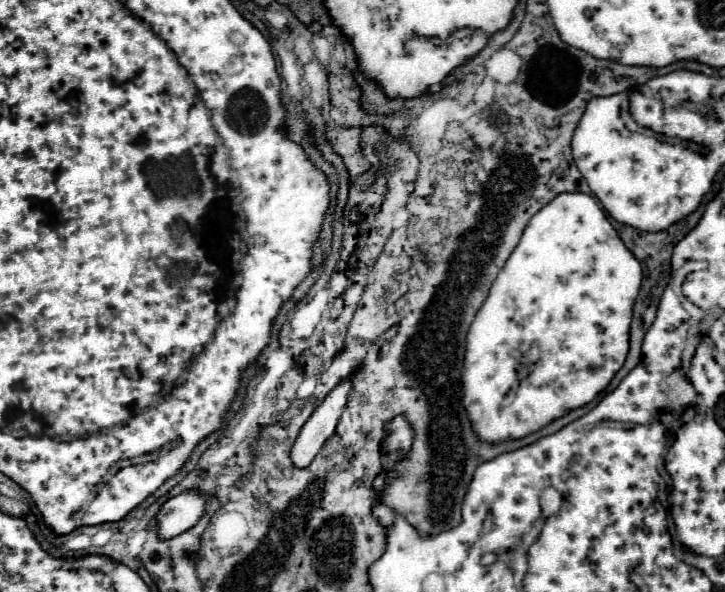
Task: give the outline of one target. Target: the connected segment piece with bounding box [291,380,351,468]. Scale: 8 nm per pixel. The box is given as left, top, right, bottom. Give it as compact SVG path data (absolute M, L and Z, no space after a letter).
M343 380L305 422L291 448L291 462L295 468L307 468L325 444L325 440L335 432L337 420L347 402L349 388L349 380Z

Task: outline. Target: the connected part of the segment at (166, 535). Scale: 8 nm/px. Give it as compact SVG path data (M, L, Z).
M183 492L179 496L169 498L155 522L159 528L159 538L163 540L171 540L183 532L187 532L189 528L193 528L197 524L197 520L203 516L205 512L205 496L199 496L197 492Z

